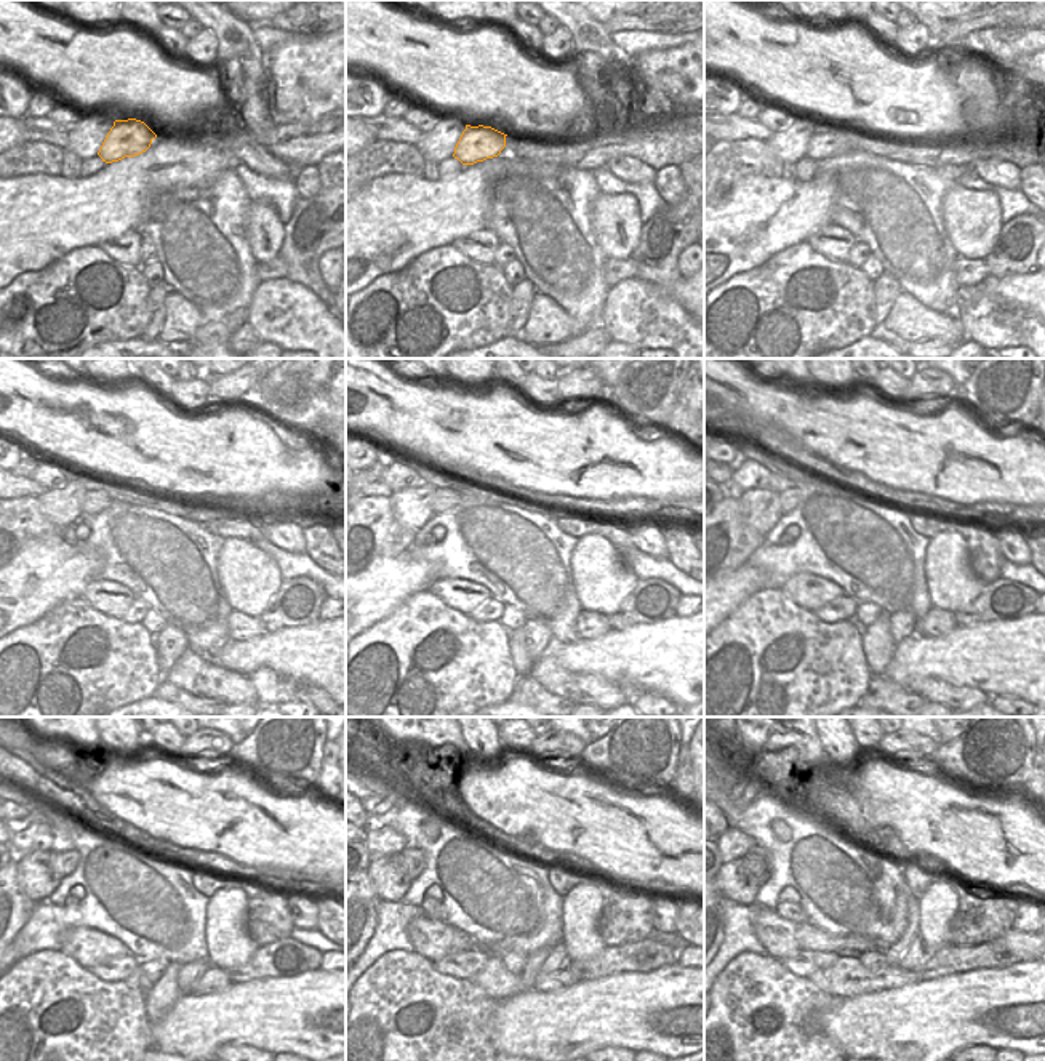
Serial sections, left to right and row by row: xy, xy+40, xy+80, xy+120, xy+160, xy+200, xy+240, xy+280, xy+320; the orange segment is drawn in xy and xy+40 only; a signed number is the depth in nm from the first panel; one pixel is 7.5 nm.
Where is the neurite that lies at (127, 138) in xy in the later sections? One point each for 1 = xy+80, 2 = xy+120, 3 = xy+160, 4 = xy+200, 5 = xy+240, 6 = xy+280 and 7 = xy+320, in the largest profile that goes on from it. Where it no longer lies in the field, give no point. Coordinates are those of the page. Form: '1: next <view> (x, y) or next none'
1: next xy+80 (823, 144)
2: next xy+120 (95, 501)
3: next xy+160 (444, 500)
4: next xy+200 (789, 498)
5: next xy+240 (63, 864)
6: next xy+280 (415, 860)
7: next xy+320 (756, 863)

